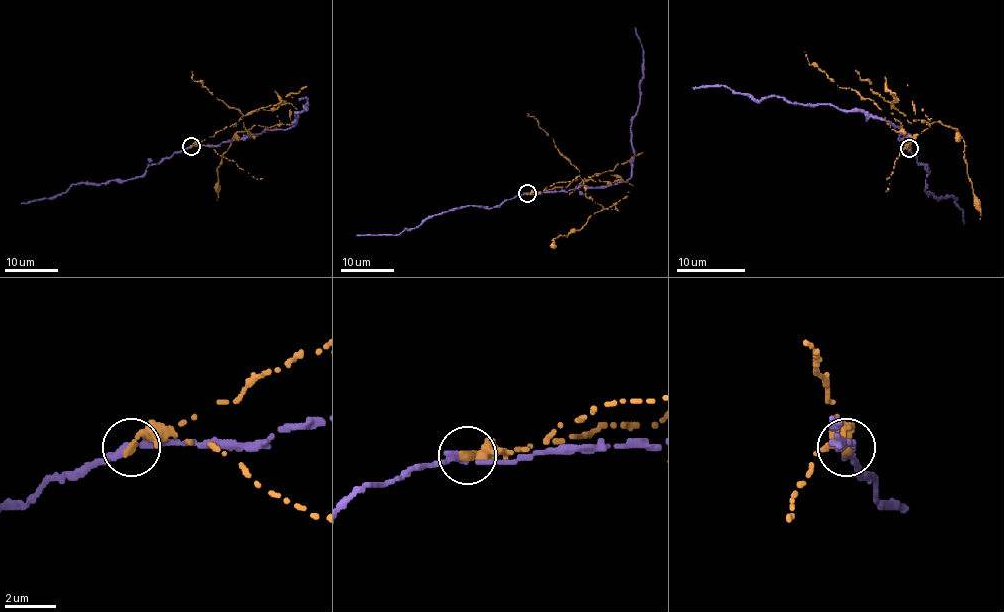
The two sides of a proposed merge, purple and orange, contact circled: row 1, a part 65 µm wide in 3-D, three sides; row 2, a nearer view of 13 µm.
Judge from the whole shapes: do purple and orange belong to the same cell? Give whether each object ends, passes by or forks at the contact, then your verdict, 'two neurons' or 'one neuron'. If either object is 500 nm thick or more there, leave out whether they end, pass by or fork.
purple passes by; orange ends; two neurons

